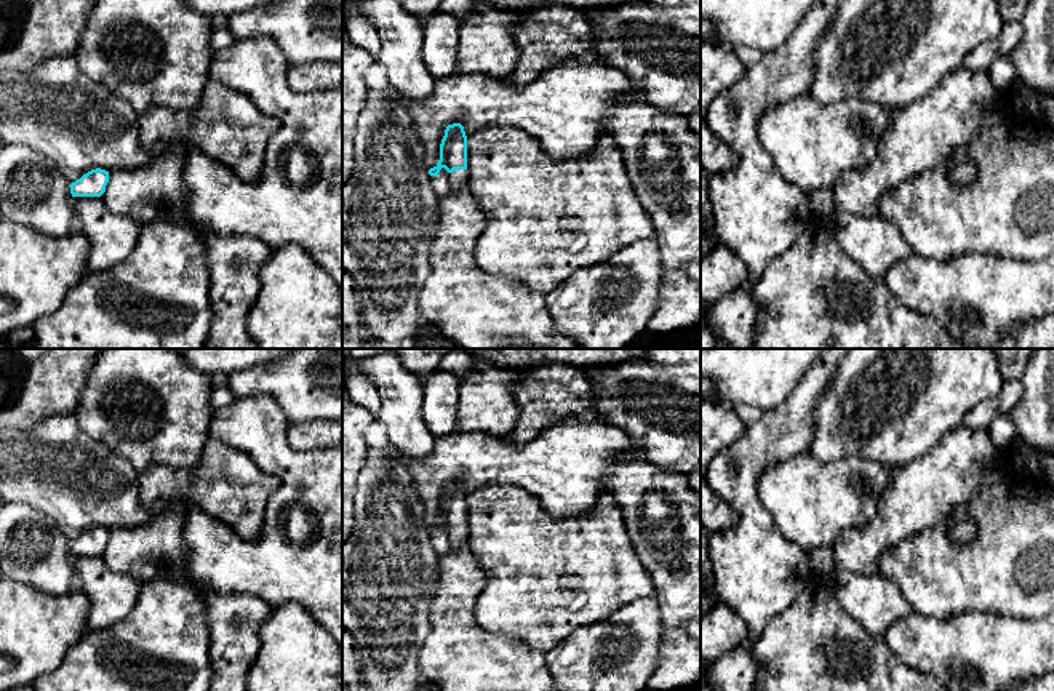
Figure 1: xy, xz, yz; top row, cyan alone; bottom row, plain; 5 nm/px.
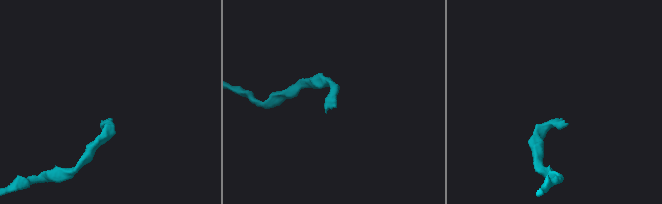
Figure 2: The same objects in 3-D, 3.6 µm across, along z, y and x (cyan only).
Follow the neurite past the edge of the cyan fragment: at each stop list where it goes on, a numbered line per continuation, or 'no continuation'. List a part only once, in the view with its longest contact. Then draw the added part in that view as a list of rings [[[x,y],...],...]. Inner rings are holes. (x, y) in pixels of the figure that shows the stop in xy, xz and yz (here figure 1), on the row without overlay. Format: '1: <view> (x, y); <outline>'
1: xz (445, 541); [[[441,526],[437,534],[430,534],[430,542],[438,557],[446,555],[467,542],[467,528],[448,531]]]

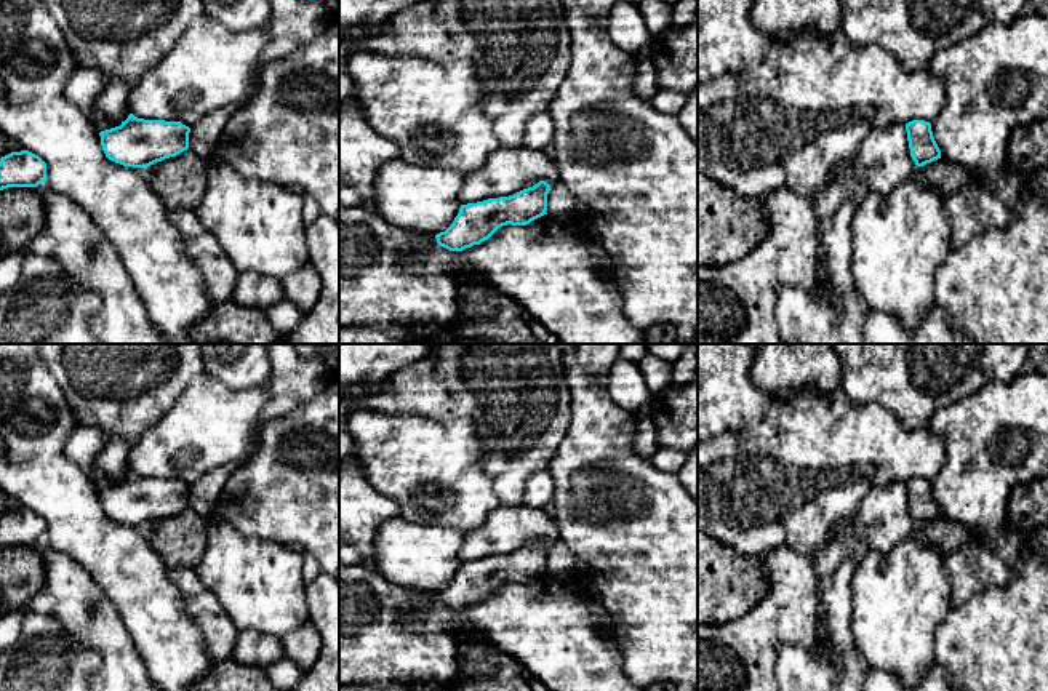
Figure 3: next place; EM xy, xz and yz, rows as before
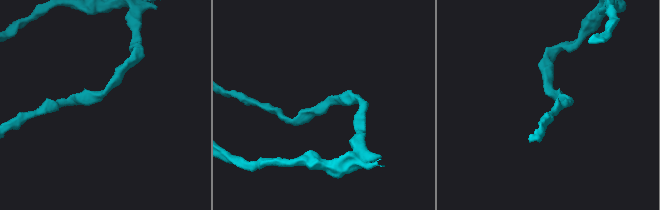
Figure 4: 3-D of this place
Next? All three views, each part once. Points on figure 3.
no continuation

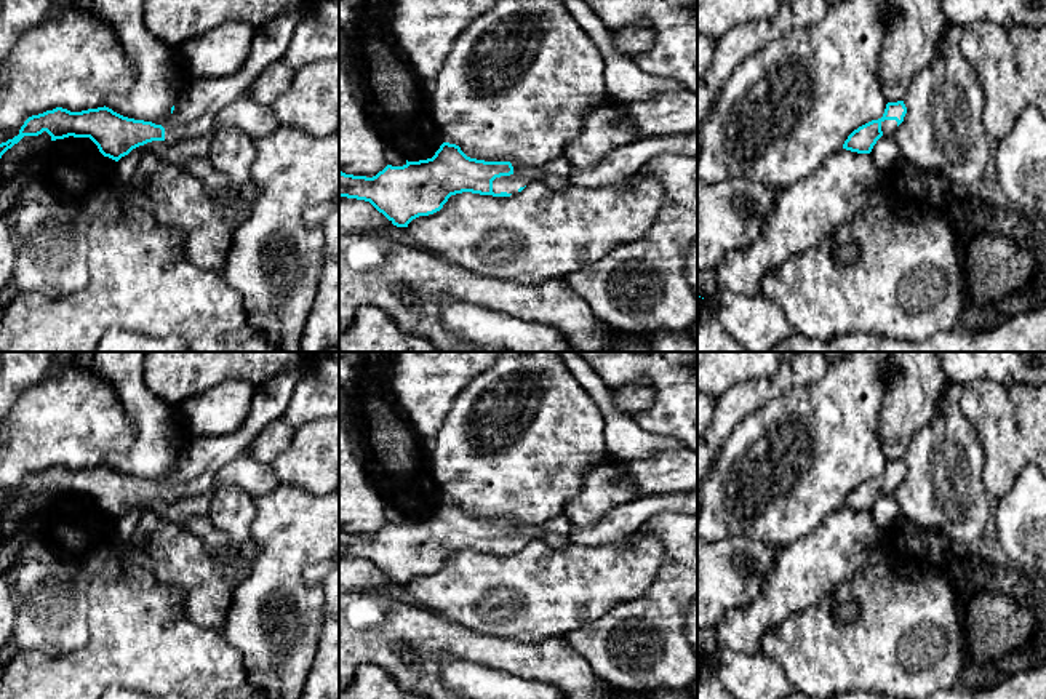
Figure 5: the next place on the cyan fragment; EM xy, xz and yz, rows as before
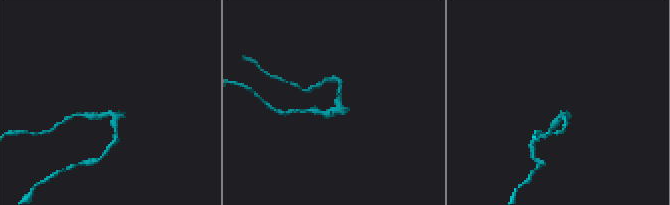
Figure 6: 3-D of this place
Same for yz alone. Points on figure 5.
1: yz (888, 485); [[[884,478],[881,480],[881,489],[883,489],[883,494],[888,494],[888,496],[892,496],[894,491],[897,489],[897,480],[896,478]]]

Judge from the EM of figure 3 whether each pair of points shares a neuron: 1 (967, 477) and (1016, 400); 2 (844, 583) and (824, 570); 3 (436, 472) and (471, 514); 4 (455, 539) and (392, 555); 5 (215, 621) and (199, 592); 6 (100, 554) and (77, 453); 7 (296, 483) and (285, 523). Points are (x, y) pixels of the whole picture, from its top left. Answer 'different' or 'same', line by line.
1: same
2: different
3: same
4: same
5: same
6: different
7: same

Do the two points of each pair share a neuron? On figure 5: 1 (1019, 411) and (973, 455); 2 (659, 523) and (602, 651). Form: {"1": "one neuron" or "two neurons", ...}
{"1": "two neurons", "2": "one neuron"}

